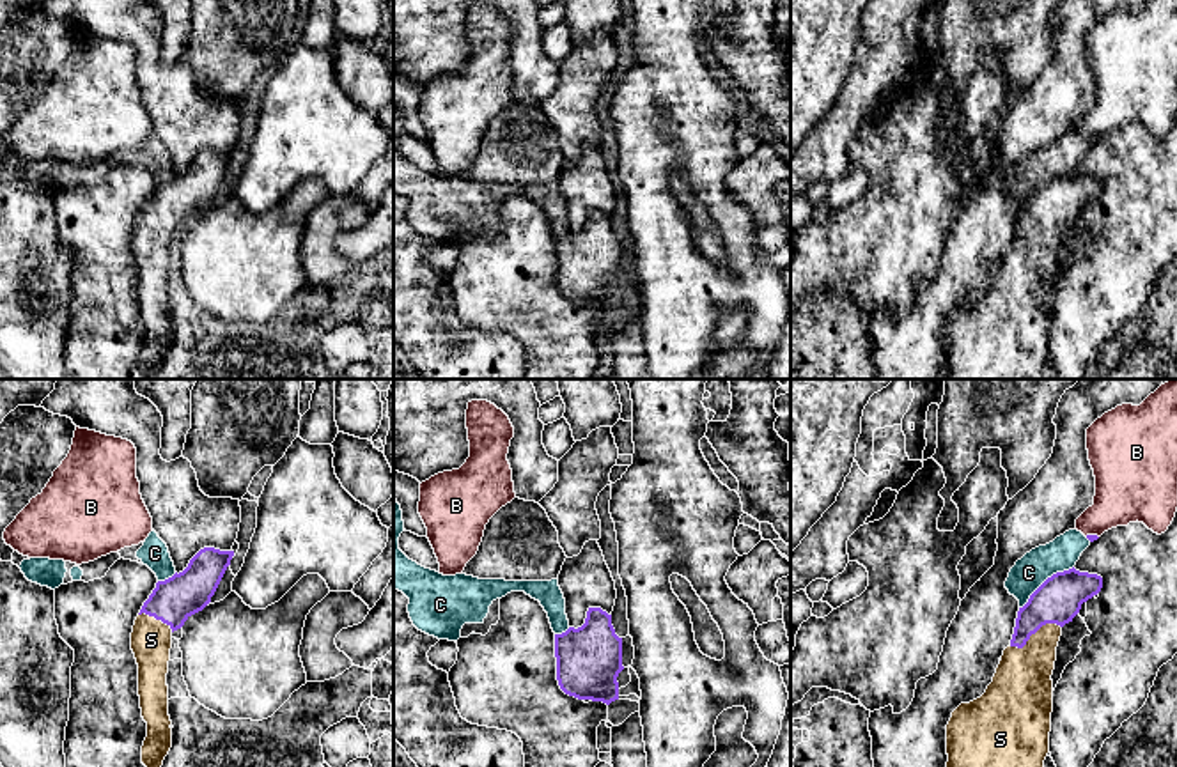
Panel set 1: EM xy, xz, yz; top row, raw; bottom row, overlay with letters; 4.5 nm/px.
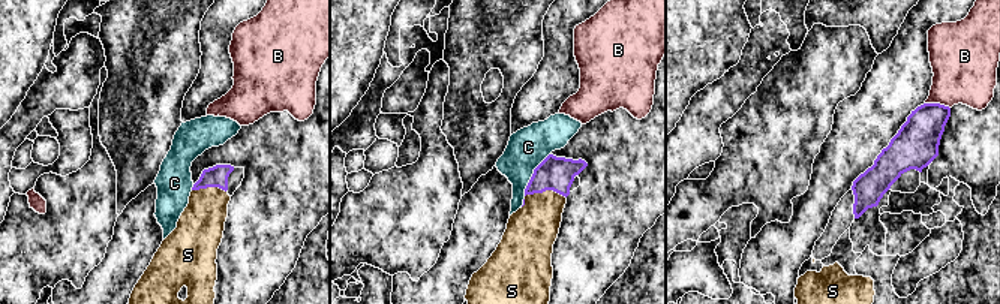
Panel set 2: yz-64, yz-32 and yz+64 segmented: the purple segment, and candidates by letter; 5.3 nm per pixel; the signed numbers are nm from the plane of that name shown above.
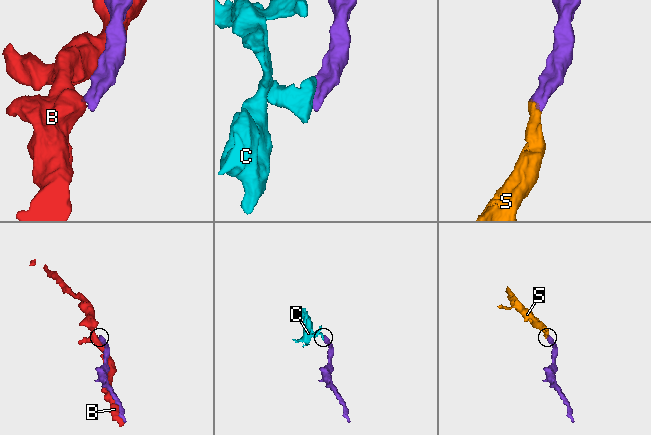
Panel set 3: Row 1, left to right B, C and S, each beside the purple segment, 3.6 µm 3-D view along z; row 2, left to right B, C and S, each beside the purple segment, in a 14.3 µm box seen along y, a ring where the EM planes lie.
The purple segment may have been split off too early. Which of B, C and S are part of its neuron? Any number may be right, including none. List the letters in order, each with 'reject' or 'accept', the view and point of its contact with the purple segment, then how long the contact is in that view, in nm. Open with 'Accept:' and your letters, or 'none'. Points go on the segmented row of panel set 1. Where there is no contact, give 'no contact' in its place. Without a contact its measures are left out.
Accept: S
B: reject; contact yz (1092, 535); length 60 nm
C: reject; contact yz (1044, 581); length 320 nm
S: accept; contact yz (1034, 633); length 260 nm

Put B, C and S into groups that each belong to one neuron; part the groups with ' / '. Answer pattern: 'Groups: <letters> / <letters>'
Groups: B / C / S

